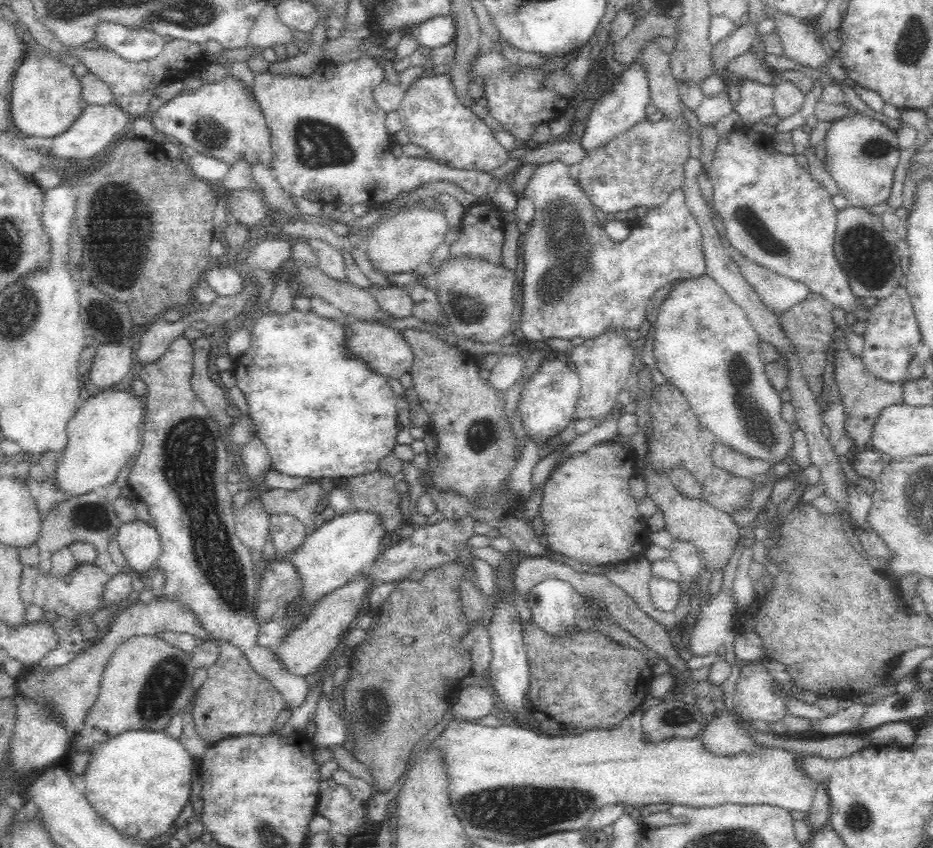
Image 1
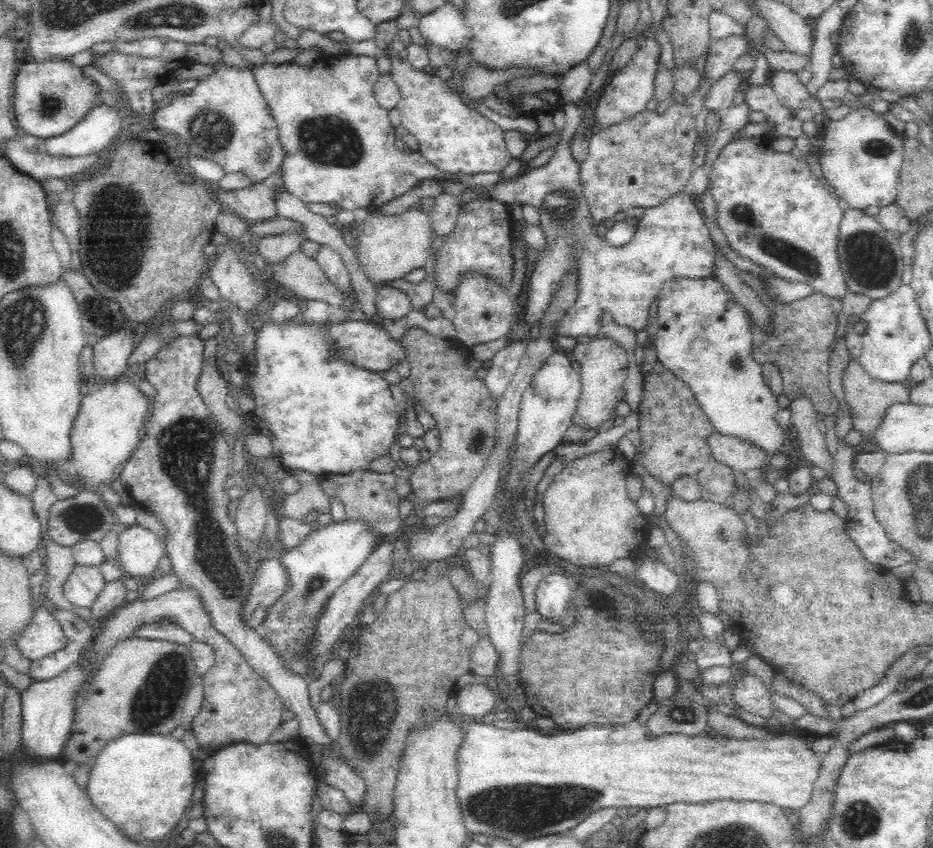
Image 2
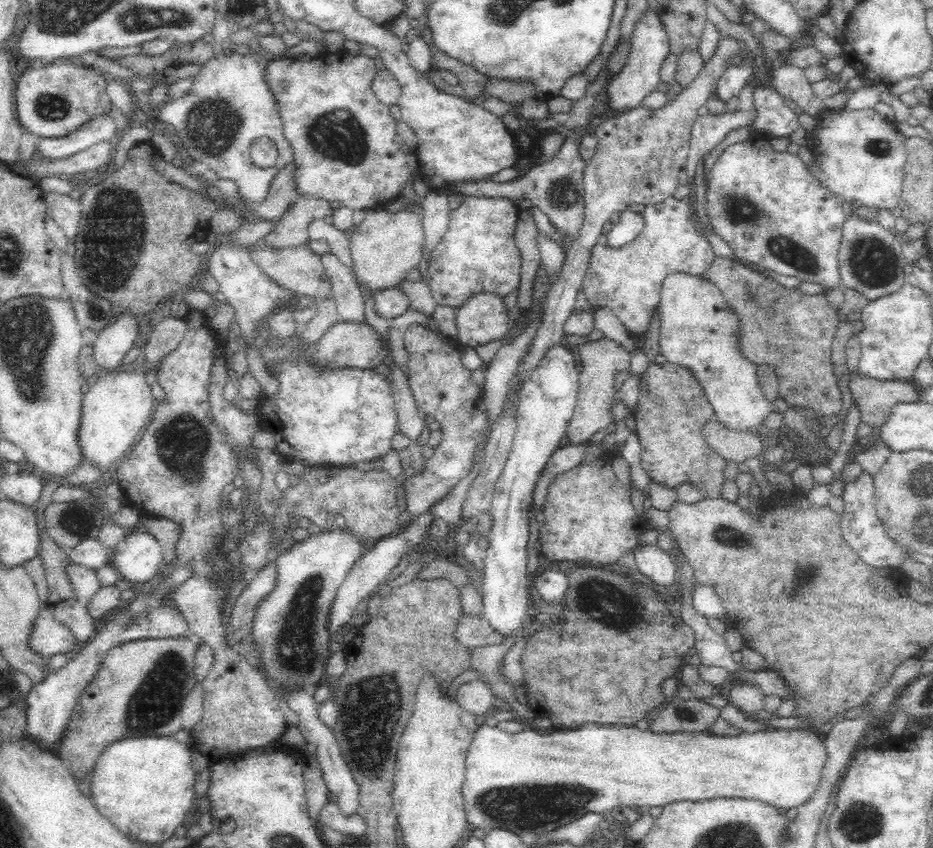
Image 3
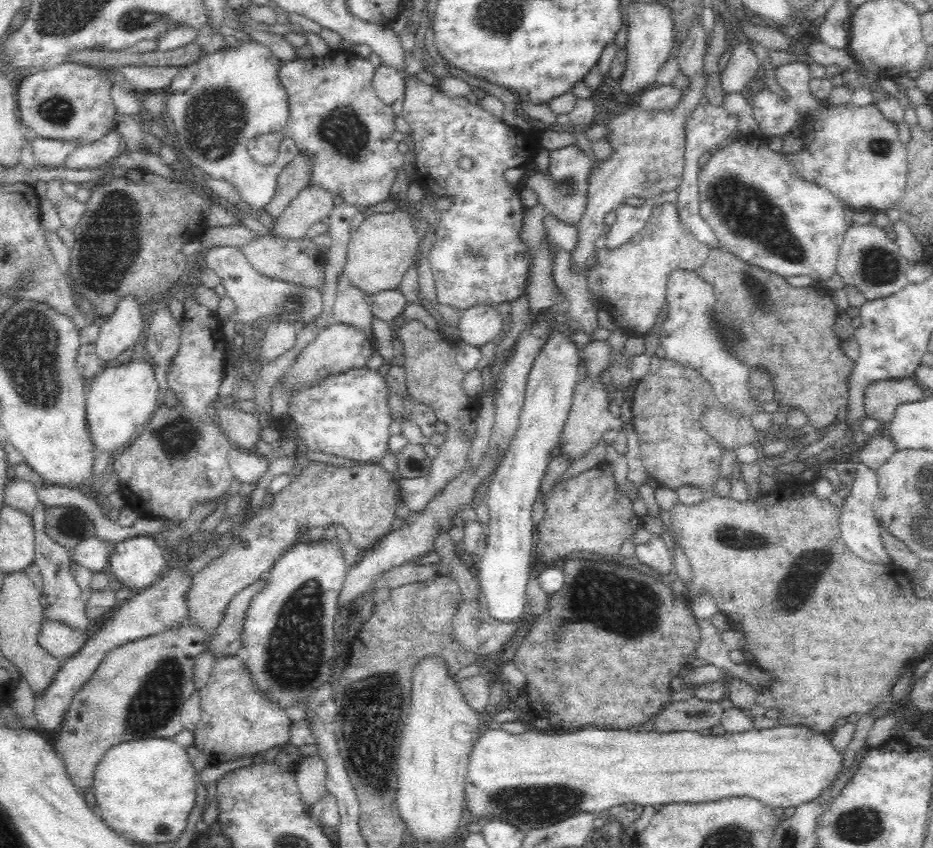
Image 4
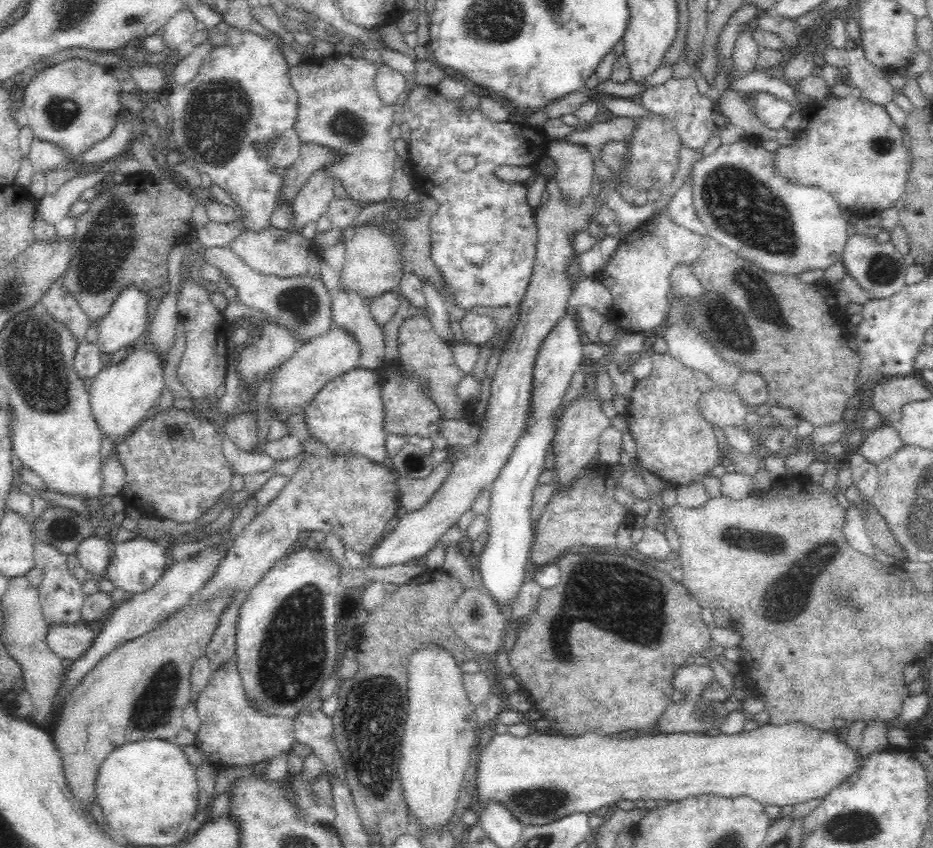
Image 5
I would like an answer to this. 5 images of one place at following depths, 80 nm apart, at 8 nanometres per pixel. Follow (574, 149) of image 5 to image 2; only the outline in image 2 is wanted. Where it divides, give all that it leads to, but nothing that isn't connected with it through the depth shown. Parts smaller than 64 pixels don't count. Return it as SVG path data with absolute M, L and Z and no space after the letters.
M564 103L564 113L566 125L560 135L560 140L555 144L555 153L547 164L540 168L520 173L502 184L494 186L477 186L476 184L465 184L465 182L442 182L442 190L446 194L454 197L461 194L474 194L478 192L480 196L490 196L491 199L505 202L508 204L528 204L536 207L540 211L540 229L549 243L546 253L536 256L534 272L527 280L527 304L524 320L528 328L539 325L542 313L548 304L550 295L562 275L569 269L569 266L580 260L580 294L578 300L568 308L566 316L558 324L558 333L561 336L588 336L590 338L599 336L598 319L602 311L610 311L614 315L616 322L622 326L628 326L634 331L645 331L648 324L648 310L650 304L656 300L660 294L664 282L674 277L707 278L711 277L714 271L714 262L717 260L715 242L711 238L709 228L703 223L703 218L696 208L694 198L682 192L678 192L668 197L663 203L656 206L645 208L644 216L640 220L640 228L634 239L625 246L612 247L606 240L600 239L596 235L596 228L591 226L590 213L588 212L587 202L583 195L581 184L581 163L573 157L574 134L582 122L582 111L576 103Z

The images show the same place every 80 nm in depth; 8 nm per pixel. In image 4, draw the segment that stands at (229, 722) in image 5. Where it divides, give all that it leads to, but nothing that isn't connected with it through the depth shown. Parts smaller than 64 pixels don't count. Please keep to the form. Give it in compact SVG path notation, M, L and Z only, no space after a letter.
M242 656L215 660L208 684L199 693L201 720L194 733L195 747L210 765L246 756L258 756L276 746L284 747L292 737L292 720L281 708L272 708L249 682Z

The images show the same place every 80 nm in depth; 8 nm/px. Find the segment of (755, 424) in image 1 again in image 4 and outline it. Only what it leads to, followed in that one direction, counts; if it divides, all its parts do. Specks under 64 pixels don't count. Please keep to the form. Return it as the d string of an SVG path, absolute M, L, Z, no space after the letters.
M684 268L673 270L666 284L665 304L667 308L661 319L662 327L658 332L660 344L666 351L665 356L700 371L700 374L712 384L718 403L742 409L748 416L762 412L762 404L757 404L748 397L745 378L750 368L725 352L723 344L717 338L718 334L713 332L709 322L713 290L706 279L700 278L693 270Z

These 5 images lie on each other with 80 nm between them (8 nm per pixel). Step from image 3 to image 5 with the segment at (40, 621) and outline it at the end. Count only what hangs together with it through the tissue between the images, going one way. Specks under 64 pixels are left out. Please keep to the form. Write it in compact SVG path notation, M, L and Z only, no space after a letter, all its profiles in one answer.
M87 624L54 625L47 636L47 642L54 655L60 659L80 661L92 648L98 636L96 630Z

